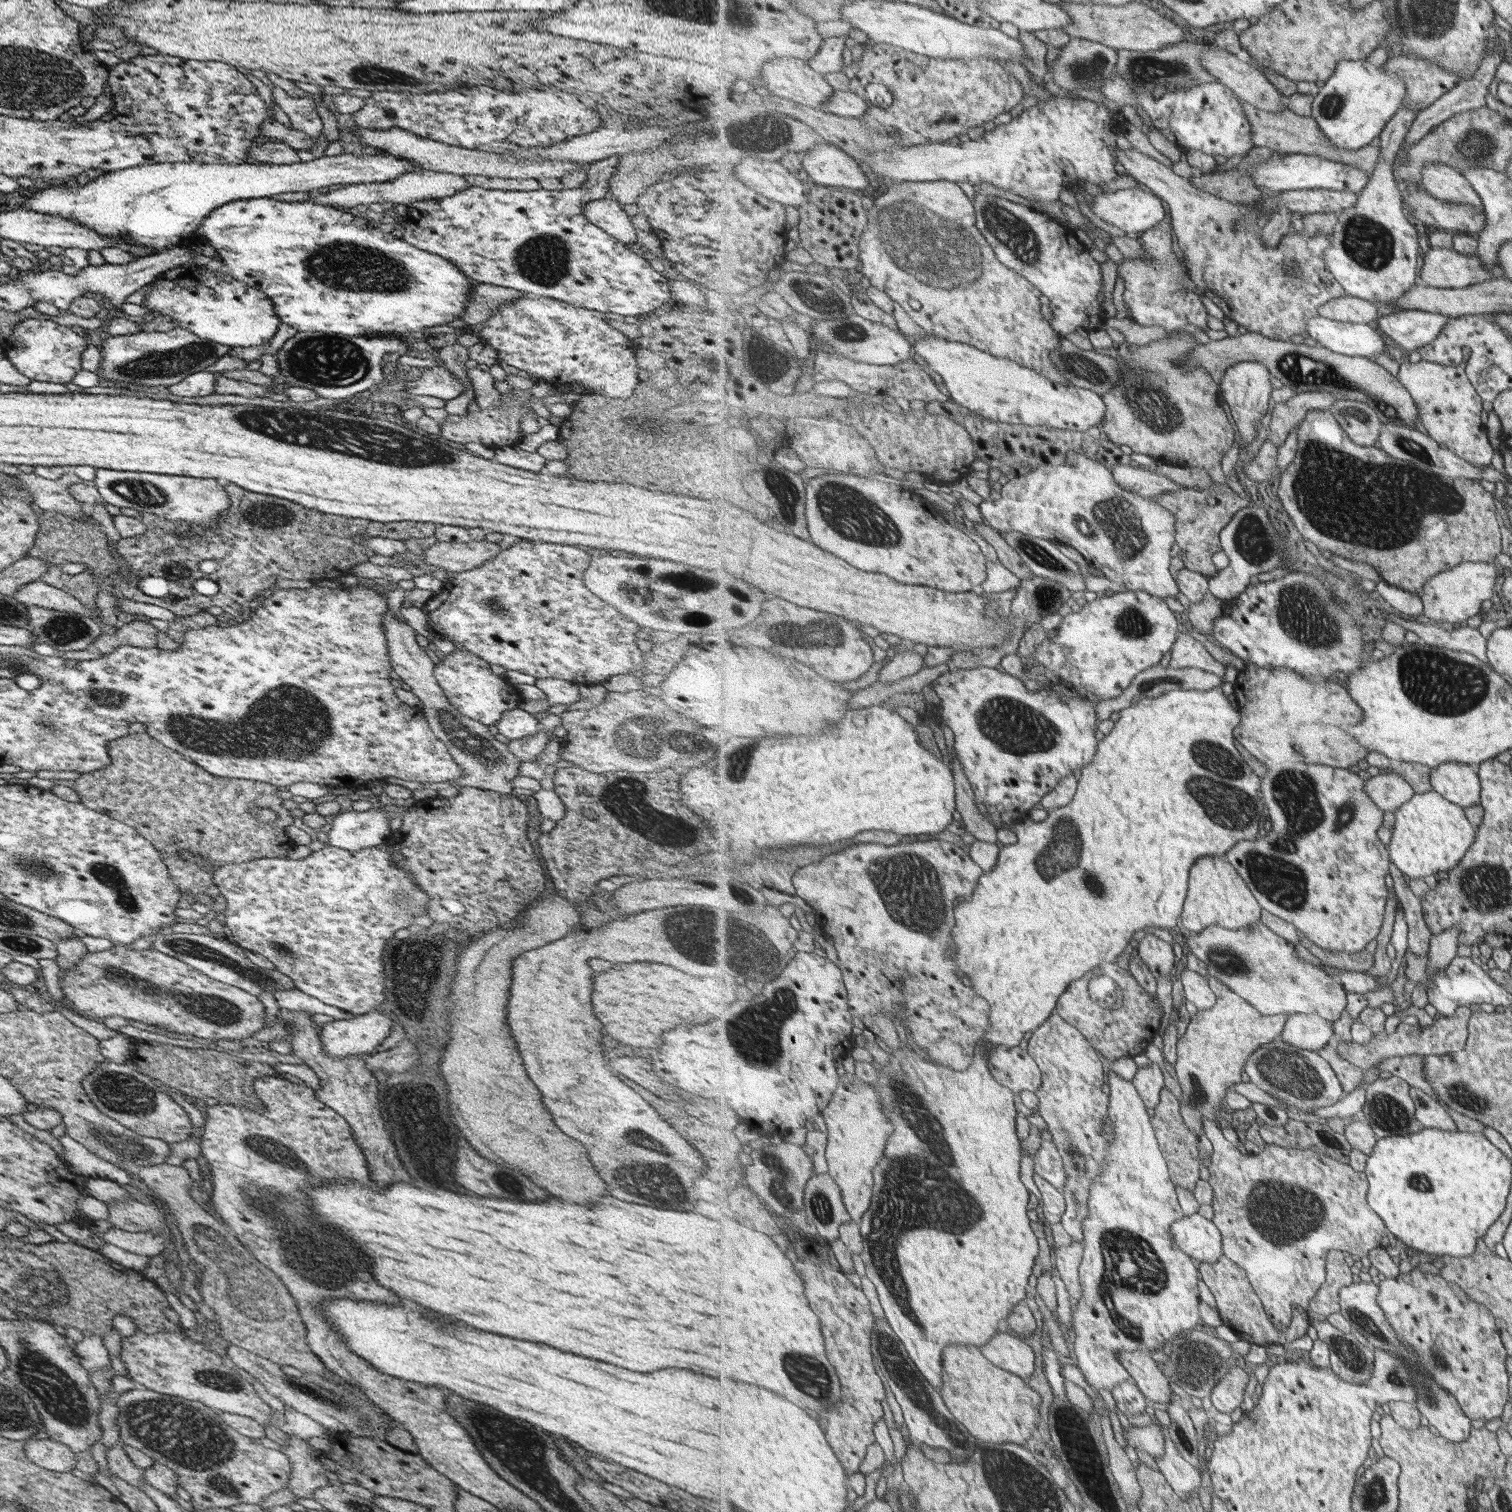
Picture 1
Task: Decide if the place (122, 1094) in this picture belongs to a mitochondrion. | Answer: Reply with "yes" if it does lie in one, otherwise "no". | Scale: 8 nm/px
yes

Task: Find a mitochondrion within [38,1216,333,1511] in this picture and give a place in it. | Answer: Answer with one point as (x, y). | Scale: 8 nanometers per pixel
(183, 1435)

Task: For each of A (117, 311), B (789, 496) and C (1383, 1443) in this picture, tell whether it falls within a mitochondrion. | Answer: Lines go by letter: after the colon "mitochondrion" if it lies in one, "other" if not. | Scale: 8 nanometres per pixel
A: other
B: mitochondrion
C: other

